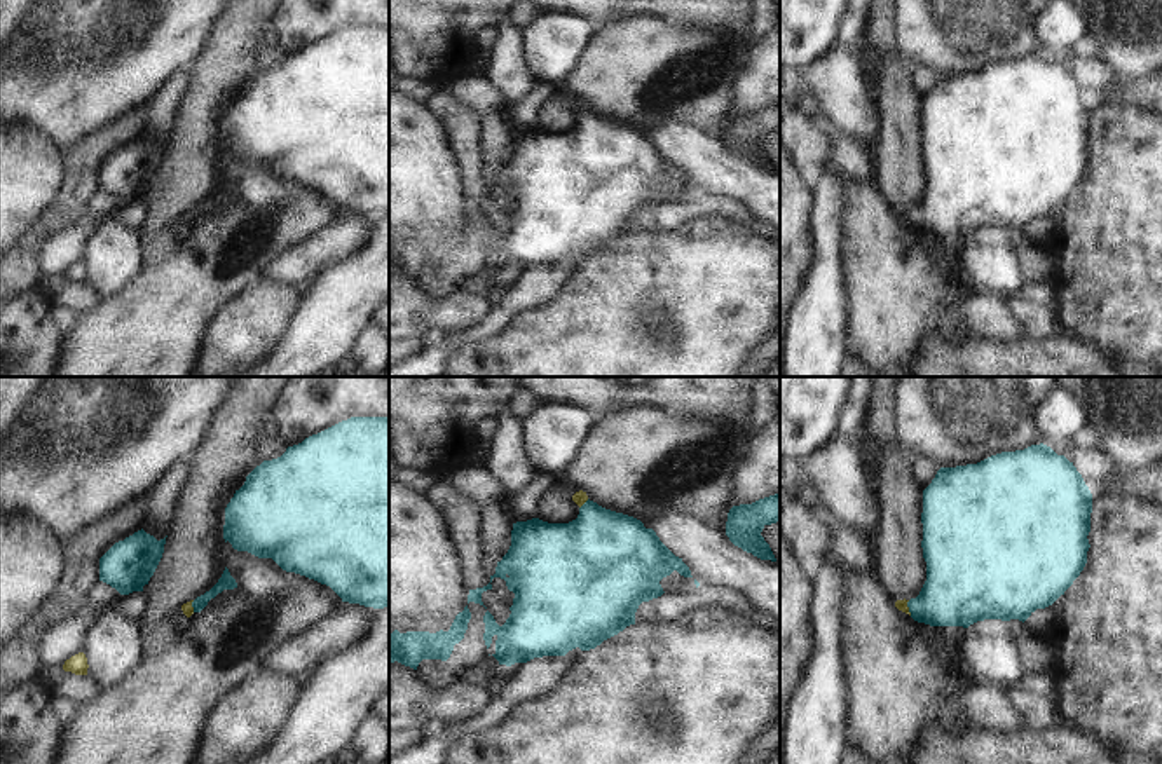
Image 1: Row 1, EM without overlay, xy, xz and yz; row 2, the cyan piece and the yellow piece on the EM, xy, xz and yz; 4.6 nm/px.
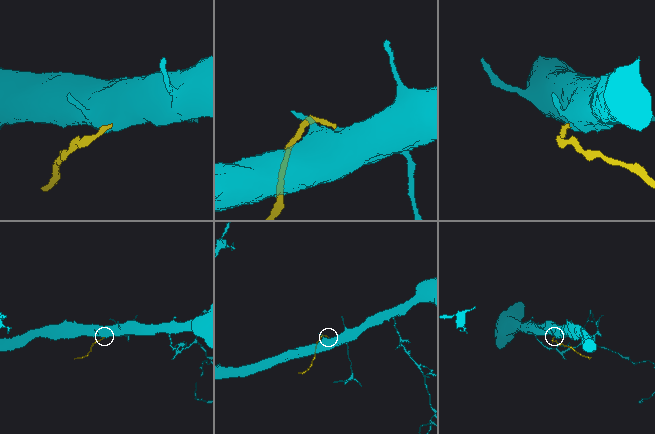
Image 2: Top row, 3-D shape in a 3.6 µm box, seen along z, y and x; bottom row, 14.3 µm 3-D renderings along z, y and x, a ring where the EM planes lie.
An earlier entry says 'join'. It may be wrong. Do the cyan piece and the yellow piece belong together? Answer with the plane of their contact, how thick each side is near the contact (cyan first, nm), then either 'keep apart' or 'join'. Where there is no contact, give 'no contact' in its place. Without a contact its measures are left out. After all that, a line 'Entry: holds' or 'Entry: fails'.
contact in yz; calibres 320 and 50 nm; join
Entry: holds

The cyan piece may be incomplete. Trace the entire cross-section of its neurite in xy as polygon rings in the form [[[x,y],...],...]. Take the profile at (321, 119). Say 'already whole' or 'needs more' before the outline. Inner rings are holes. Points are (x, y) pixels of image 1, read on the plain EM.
already whole | [[[351,26],[302,52],[288,56],[286,61],[272,70],[263,70],[248,85],[244,94],[236,99],[225,117],[223,148],[234,159],[248,160],[258,167],[272,167],[283,180],[295,181],[330,195],[342,211],[365,216],[384,218],[389,215],[389,28],[387,26]]]

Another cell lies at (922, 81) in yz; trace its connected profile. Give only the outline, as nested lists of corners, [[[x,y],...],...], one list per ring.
[[[914,66],[909,70],[907,78],[916,96],[925,99],[940,77],[928,68]]]

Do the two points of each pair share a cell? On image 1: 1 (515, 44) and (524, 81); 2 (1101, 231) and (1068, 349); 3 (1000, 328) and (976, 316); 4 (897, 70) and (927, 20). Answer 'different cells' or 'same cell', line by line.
1: same cell
2: different cells
3: same cell
4: different cells

